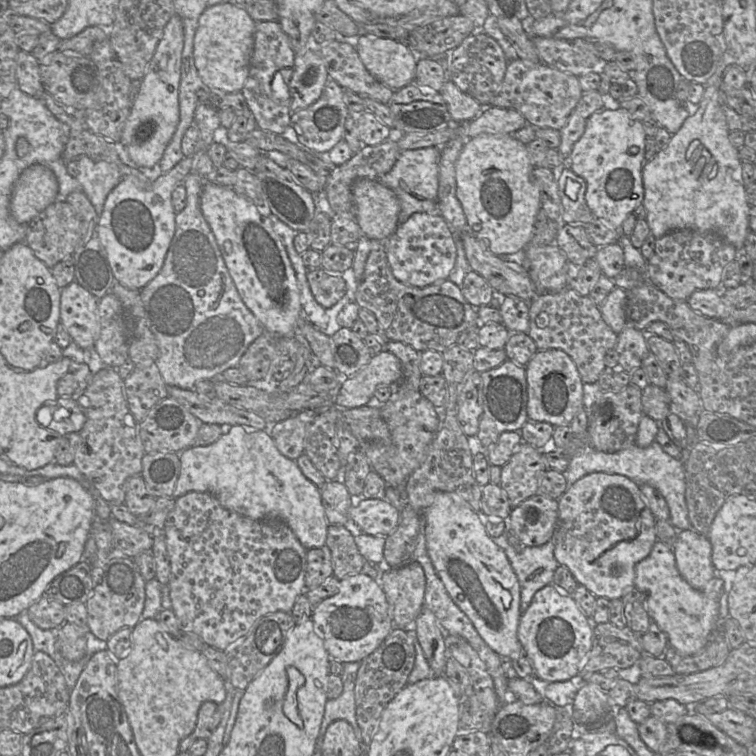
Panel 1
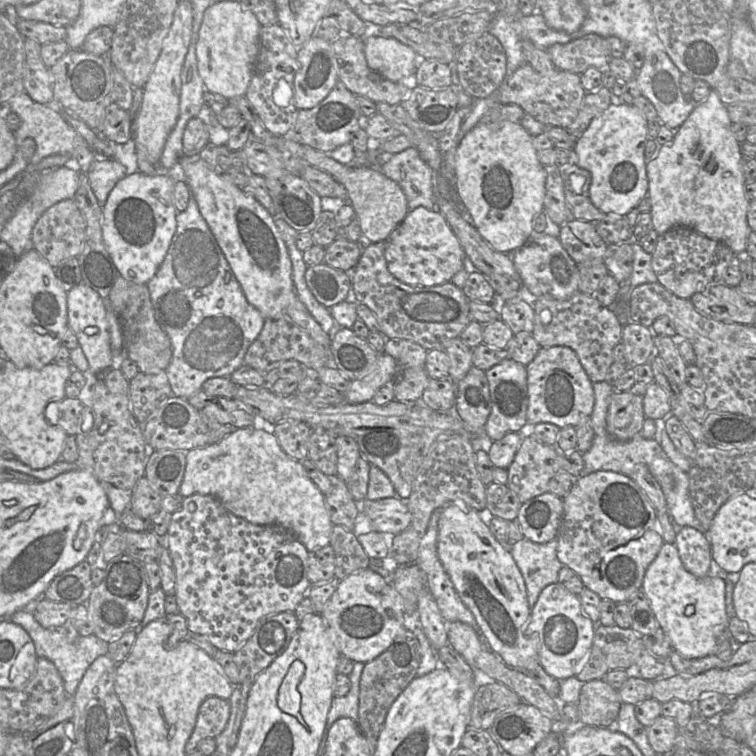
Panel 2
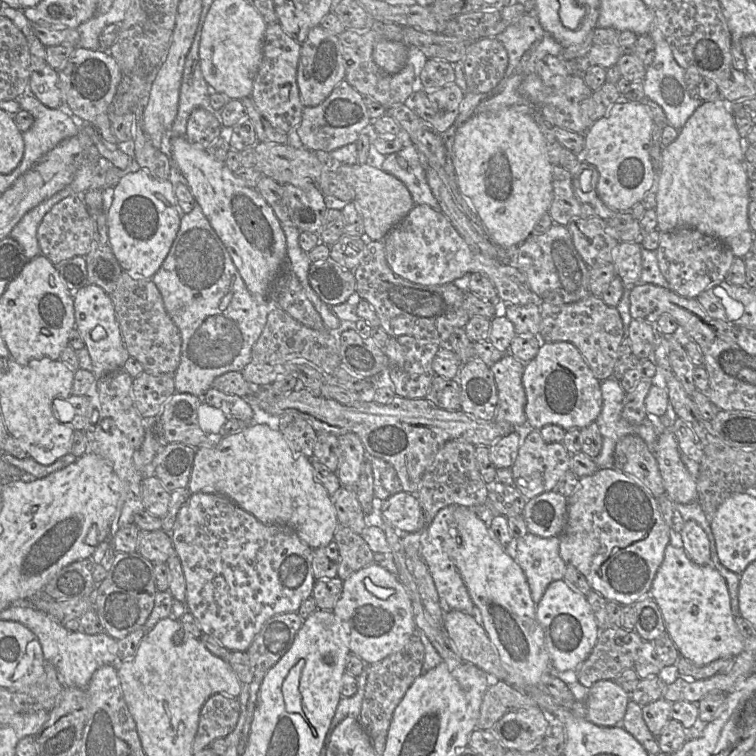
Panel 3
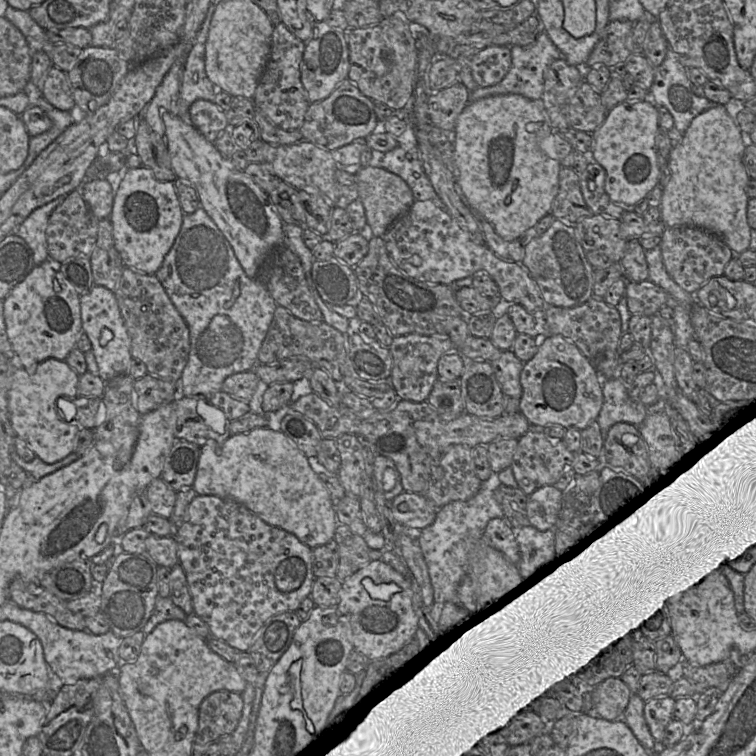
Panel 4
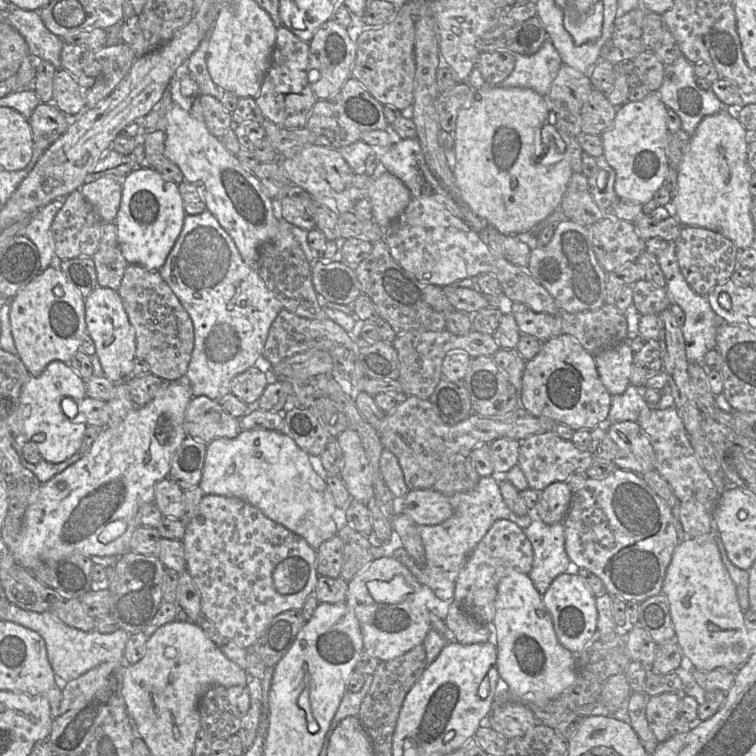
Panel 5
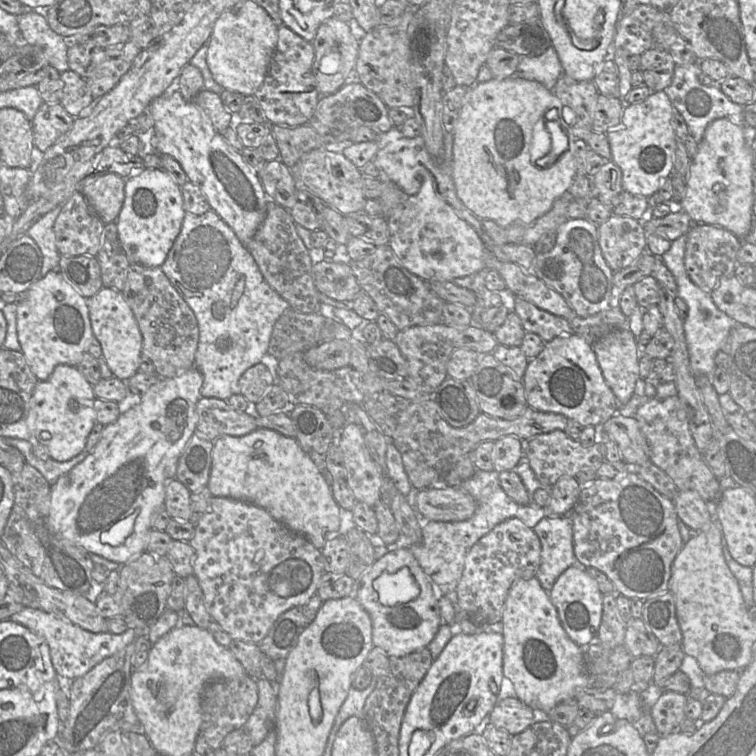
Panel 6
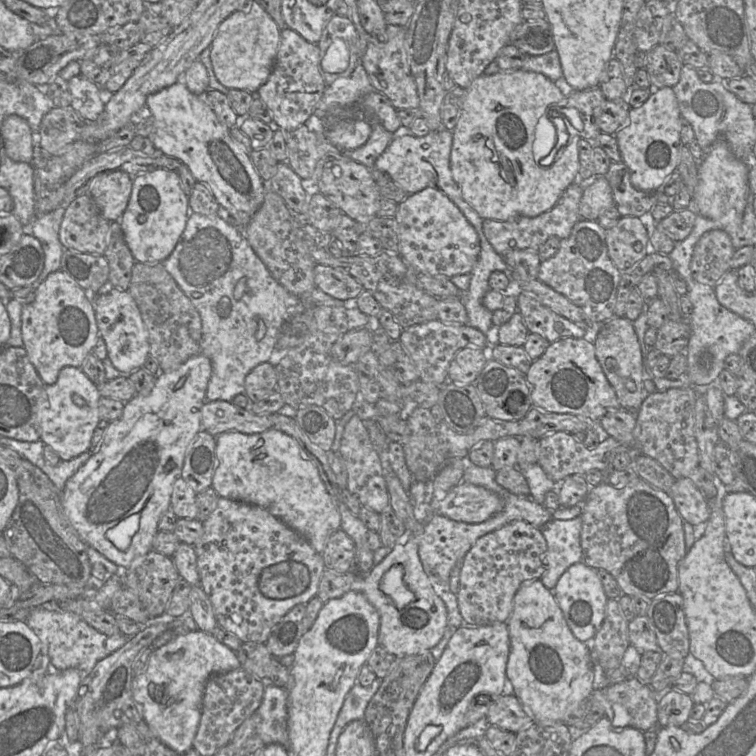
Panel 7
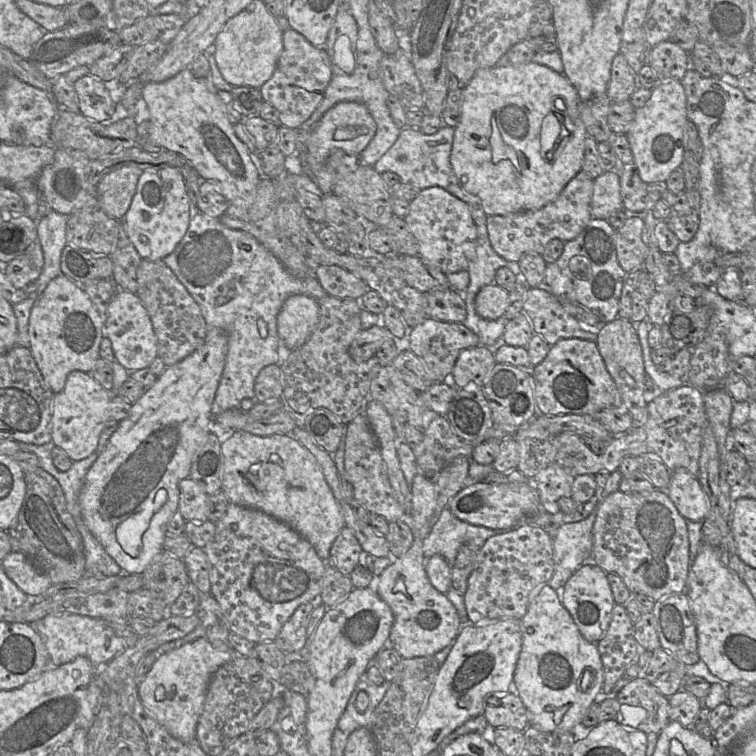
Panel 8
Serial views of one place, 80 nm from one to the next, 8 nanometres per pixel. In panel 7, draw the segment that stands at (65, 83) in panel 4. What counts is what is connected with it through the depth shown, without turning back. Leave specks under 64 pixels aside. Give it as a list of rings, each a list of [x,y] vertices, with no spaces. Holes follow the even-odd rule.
[[[82,75],[69,79],[71,106],[85,120],[95,121],[103,113],[105,102],[102,89]]]

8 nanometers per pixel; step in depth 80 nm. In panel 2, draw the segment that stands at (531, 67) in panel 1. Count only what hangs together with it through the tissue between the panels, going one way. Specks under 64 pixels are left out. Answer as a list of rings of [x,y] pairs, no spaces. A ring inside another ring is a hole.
[[[525,62],[511,76],[504,78],[496,91],[496,100],[498,104],[520,106],[526,114],[545,126],[566,129],[577,117],[586,93],[579,74],[555,69],[542,75]]]

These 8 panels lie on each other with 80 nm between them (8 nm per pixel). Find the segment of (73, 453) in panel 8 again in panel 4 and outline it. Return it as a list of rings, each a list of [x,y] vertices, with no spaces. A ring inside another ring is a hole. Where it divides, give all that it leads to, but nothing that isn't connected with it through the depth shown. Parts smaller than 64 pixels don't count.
[[[48,358],[37,364],[33,373],[24,367],[16,369],[8,392],[8,417],[16,435],[47,464],[62,460],[76,446],[76,434],[80,430],[73,421],[65,421],[58,412],[58,397],[77,397],[79,375],[64,361]]]

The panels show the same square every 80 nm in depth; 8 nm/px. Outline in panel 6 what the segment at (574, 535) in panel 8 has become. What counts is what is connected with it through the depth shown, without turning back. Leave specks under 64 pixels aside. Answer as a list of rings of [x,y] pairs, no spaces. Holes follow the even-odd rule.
[[[570,516],[545,517],[533,528],[541,543],[541,563],[536,574],[542,588],[549,593],[558,577],[569,567],[580,563],[573,548],[573,523]]]

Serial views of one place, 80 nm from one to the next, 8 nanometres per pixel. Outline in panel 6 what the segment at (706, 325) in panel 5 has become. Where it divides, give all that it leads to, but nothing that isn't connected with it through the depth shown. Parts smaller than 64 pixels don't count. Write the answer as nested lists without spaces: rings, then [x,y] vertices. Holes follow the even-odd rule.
[[[686,233],[671,241],[670,248],[661,255],[661,260],[672,273],[677,284],[677,296],[688,306],[688,314],[684,320],[684,333],[689,353],[689,363],[695,377],[712,376],[716,370],[715,356],[727,342],[731,329],[738,323],[714,304],[711,294],[700,289],[689,278],[684,265]]]

